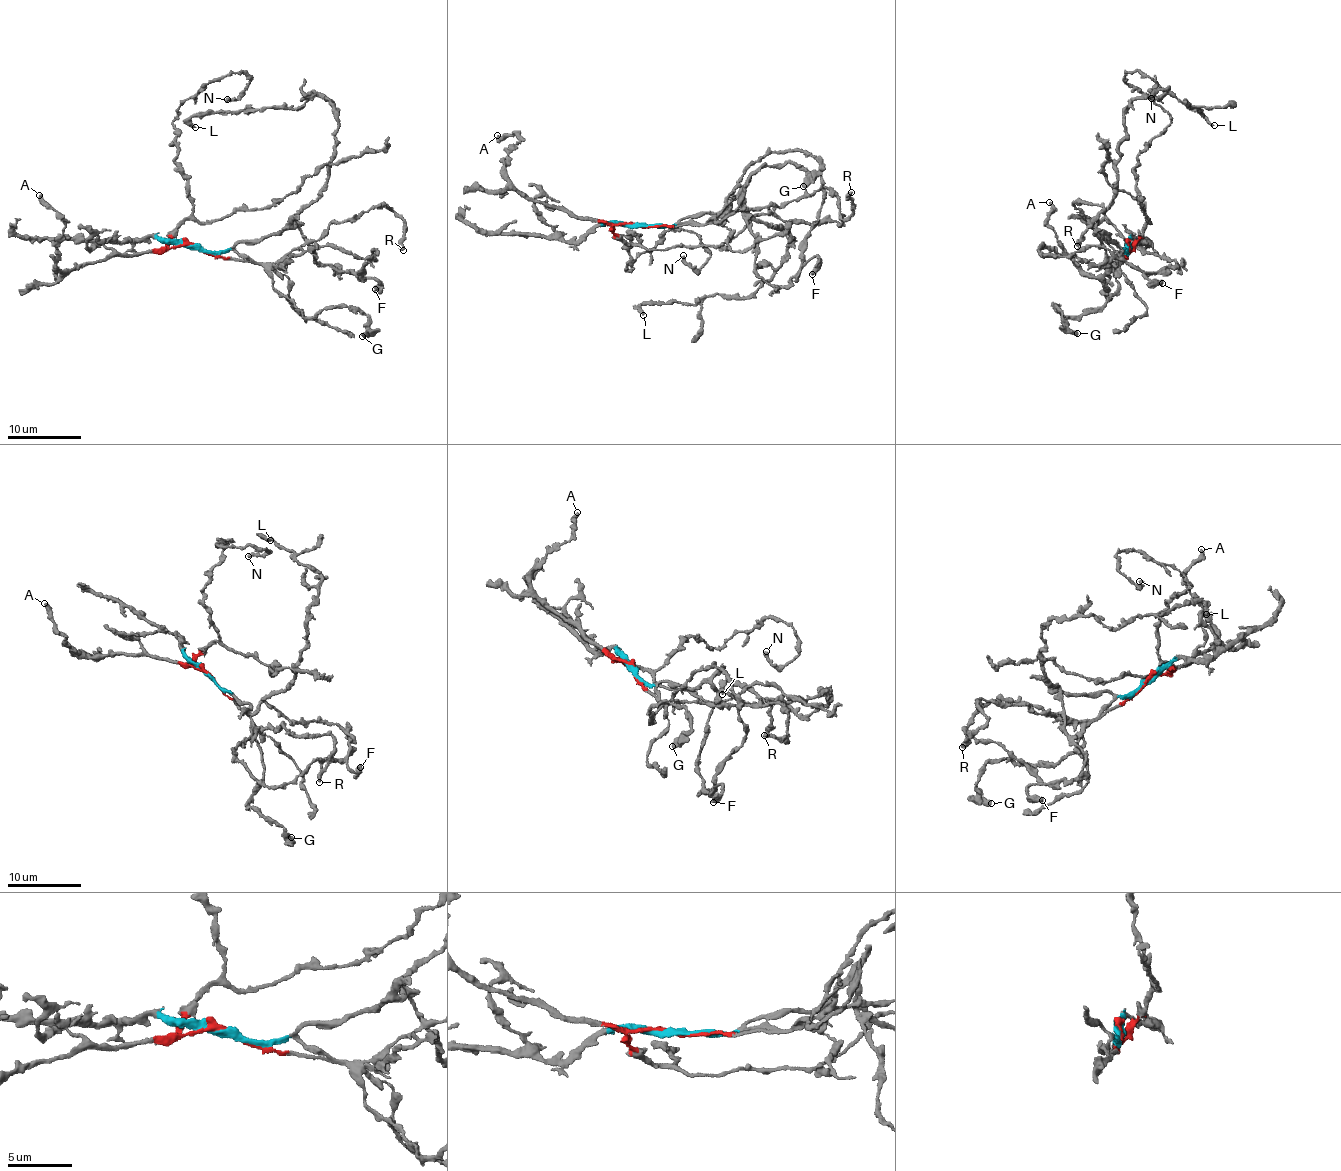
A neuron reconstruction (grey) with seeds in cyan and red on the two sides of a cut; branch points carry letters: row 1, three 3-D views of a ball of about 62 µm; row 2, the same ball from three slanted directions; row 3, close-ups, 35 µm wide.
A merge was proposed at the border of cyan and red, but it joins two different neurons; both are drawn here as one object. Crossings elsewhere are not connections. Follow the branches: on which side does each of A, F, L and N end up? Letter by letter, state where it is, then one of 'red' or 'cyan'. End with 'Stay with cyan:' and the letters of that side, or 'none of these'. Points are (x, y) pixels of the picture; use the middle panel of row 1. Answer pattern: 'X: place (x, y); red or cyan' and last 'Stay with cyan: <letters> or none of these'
A: place (497, 135); red
F: place (812, 274); cyan
L: place (643, 315); cyan
N: place (683, 255); red
Stay with cyan: F, L

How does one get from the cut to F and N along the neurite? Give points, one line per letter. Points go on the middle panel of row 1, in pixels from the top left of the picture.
F: (637, 225), (675, 225), (741, 199), (755, 270), (787, 284), (816, 257), (811, 275)
N: (637, 225), (613, 227), (641, 241), (630, 235), (625, 269), (667, 232), (695, 234), (709, 259), (683, 255)

